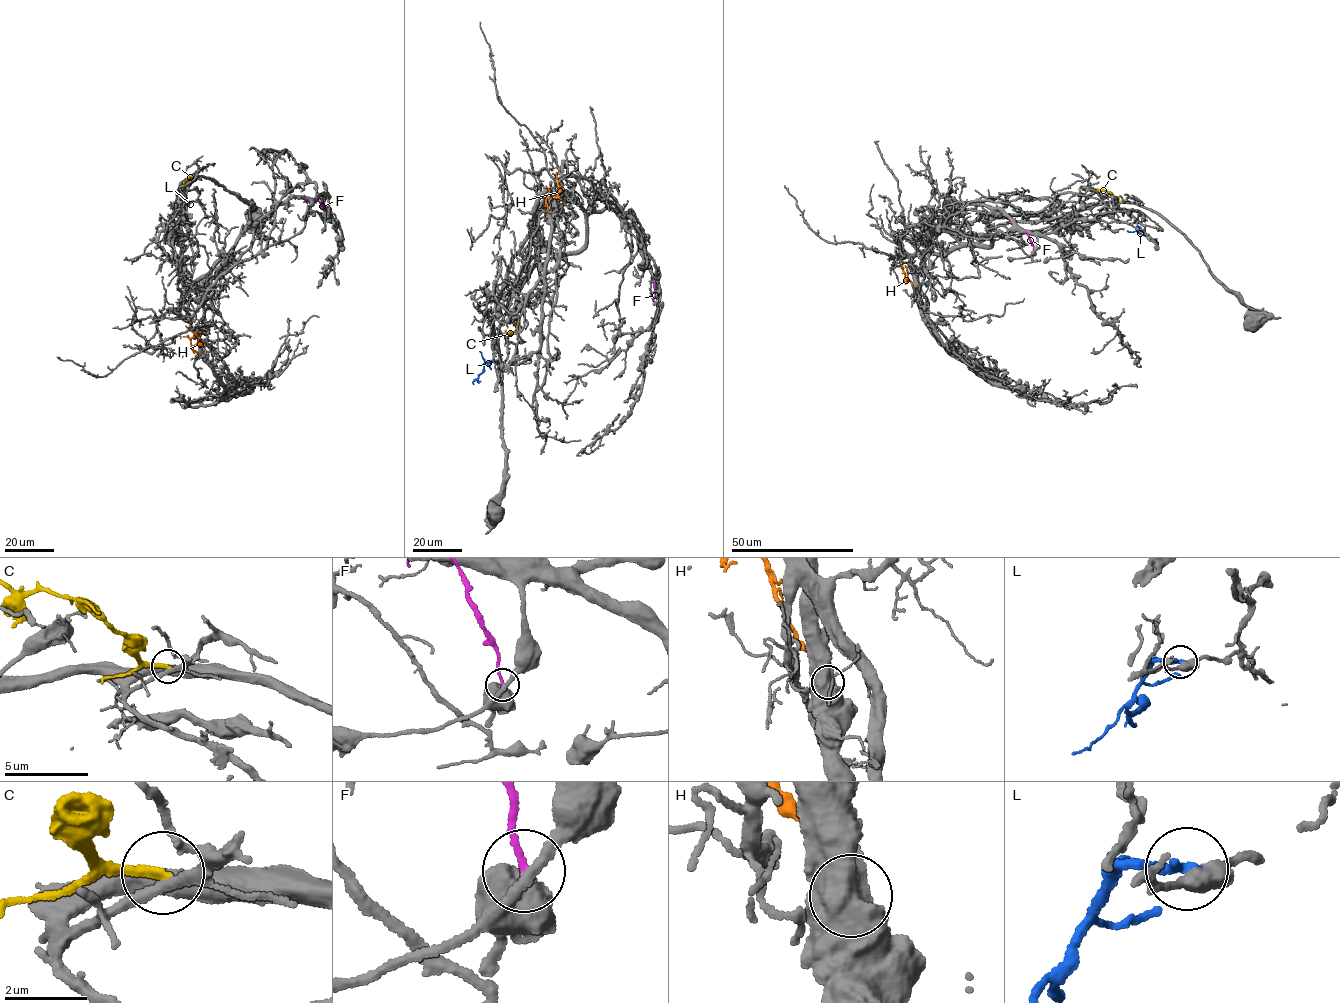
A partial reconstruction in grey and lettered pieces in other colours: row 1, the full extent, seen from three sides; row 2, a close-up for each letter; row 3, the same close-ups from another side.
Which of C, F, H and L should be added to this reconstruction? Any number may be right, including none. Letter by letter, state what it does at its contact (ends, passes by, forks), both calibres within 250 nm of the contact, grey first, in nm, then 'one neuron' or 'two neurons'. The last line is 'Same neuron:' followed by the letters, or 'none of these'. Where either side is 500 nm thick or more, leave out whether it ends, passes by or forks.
C: it ends | 240/260 nm | two neurons
F: it ends | 240/150 nm | two neurons
H: 850/260 nm | two neurons
L: it ends | 440/280 nm | two neurons
Same neuron: none of these

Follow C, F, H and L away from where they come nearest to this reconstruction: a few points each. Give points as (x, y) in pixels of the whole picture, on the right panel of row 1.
C: (1122, 201), (1104, 190), (1083, 189)
F: (1034, 251), (1025, 230), (1007, 221)
H: (920, 300), (912, 283), (905, 279), (894, 251)
L: (1137, 228), (1158, 244)

